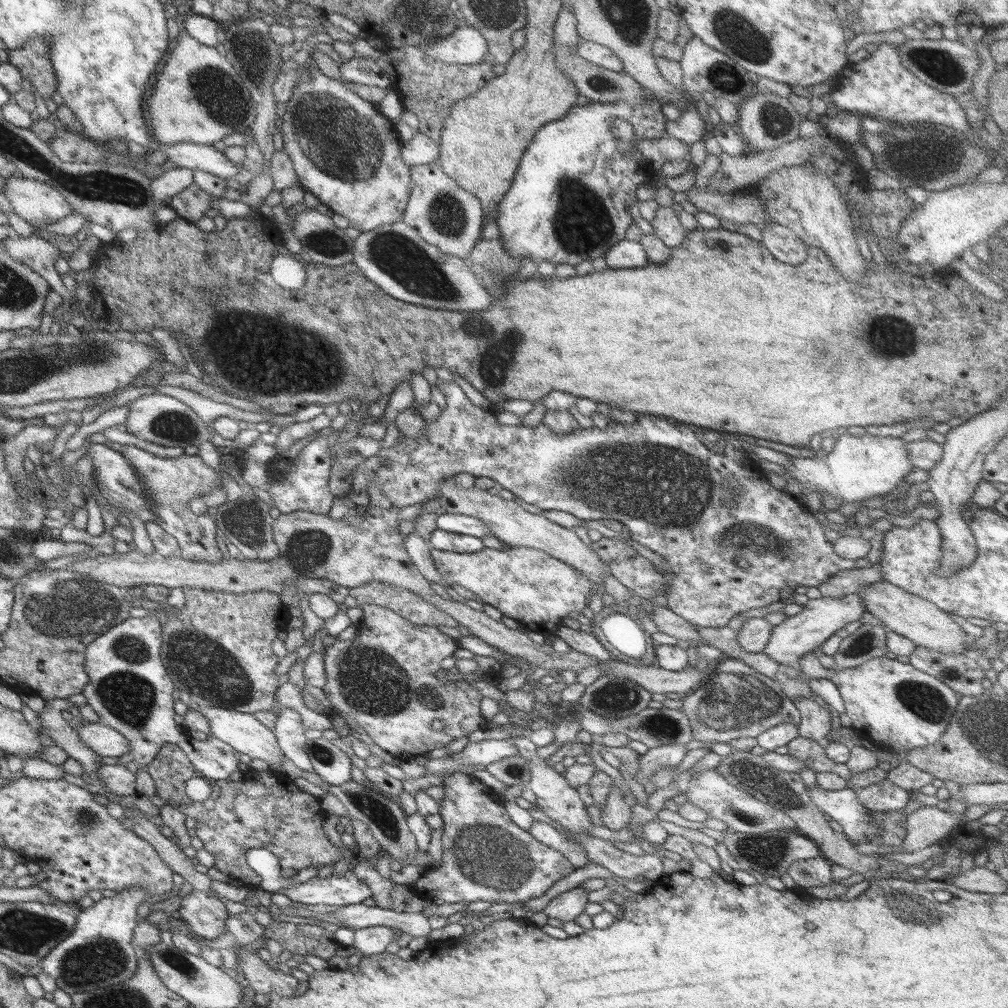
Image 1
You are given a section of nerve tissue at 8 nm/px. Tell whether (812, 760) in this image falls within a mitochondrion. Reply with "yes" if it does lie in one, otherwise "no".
no

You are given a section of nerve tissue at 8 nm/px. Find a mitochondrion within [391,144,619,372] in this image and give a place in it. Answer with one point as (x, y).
(583, 222)

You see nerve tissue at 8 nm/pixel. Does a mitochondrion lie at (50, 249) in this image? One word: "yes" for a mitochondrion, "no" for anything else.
no

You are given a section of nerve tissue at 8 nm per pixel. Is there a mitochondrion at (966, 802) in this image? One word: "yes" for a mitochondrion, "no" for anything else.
no

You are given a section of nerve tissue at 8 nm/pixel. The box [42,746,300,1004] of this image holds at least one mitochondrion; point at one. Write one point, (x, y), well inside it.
(103, 960)

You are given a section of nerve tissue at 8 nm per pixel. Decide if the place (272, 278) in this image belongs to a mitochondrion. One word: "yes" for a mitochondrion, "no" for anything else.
no

